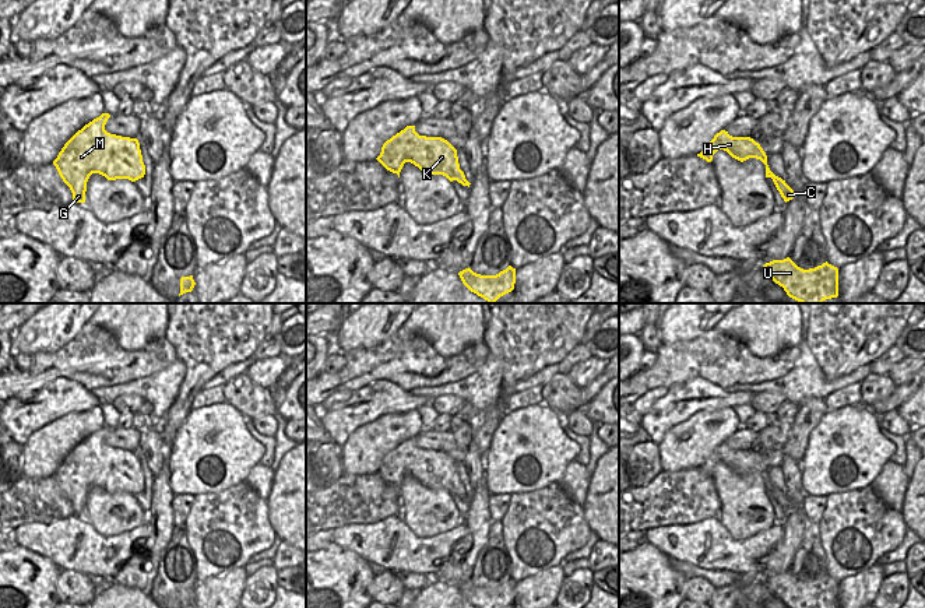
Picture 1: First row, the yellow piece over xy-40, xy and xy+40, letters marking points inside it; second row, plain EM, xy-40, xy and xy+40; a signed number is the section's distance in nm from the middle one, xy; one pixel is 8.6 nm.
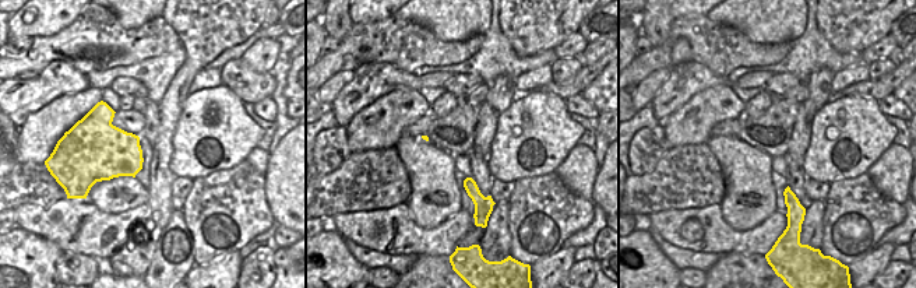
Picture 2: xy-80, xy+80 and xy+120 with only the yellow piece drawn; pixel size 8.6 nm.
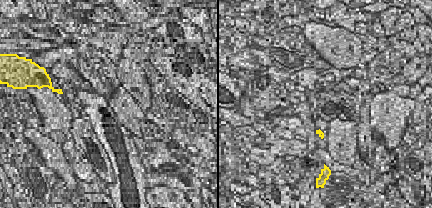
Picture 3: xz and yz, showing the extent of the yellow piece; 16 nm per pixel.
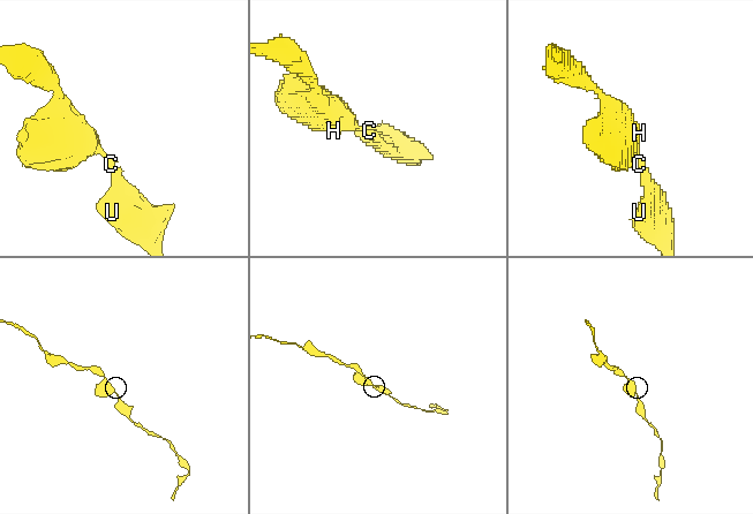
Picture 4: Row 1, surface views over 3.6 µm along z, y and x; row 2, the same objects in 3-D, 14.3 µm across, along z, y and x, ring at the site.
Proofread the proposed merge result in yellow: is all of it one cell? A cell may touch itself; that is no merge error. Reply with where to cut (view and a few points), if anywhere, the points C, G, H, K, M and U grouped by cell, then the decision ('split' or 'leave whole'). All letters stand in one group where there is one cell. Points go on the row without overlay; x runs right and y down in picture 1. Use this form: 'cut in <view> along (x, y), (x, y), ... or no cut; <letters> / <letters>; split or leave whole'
no cut; C G H K M U; leave whole

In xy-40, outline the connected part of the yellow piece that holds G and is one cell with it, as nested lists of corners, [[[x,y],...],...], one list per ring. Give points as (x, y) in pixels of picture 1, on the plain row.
[[[102,426],[85,437],[53,474],[60,491],[70,500],[74,516],[85,516],[87,495],[92,486],[108,493],[131,495],[145,488],[138,453],[108,446],[105,437],[109,430],[109,426]]]

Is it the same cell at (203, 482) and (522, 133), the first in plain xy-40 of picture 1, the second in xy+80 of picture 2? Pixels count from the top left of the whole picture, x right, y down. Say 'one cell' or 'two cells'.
one cell

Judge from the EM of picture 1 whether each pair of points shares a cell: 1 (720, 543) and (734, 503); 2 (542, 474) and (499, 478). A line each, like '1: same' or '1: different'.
1: different
2: same

